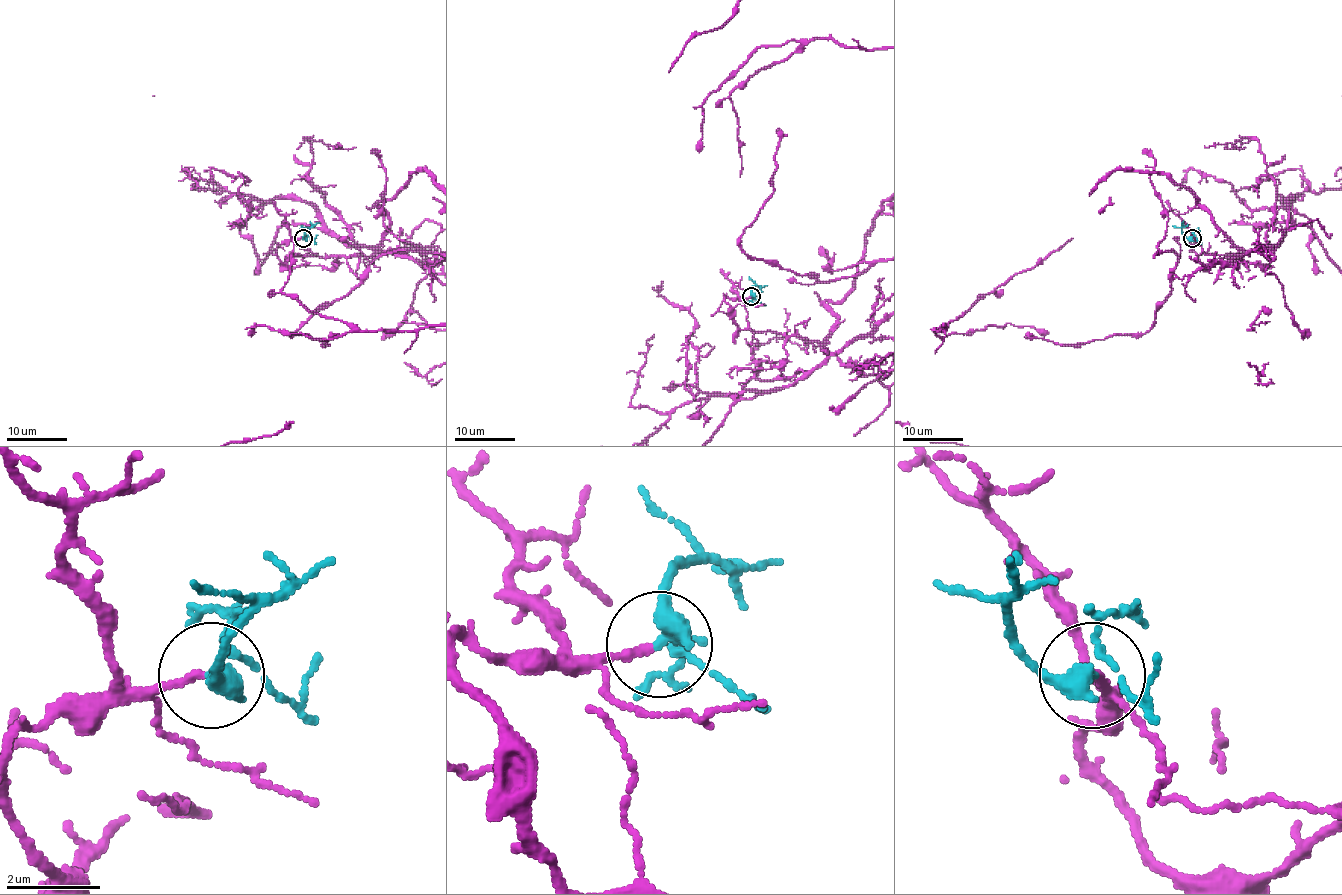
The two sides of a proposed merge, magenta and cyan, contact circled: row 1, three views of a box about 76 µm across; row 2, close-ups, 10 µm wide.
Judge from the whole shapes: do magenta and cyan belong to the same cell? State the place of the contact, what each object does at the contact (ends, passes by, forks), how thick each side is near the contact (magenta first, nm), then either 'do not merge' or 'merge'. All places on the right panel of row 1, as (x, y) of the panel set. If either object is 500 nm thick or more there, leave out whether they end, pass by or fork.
at (1192, 238); magenta ends there; cyan forks there; 150 nm thick on the magenta side, 280 nm on the other; merge

